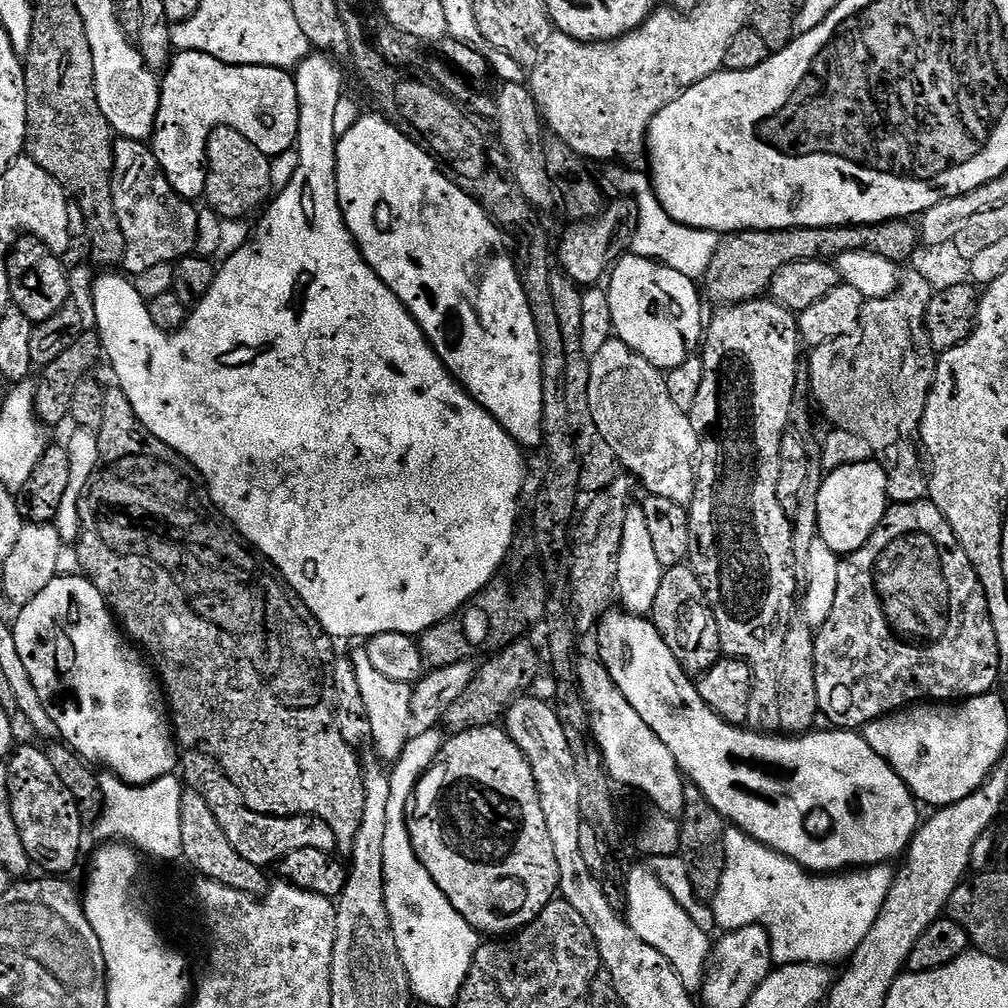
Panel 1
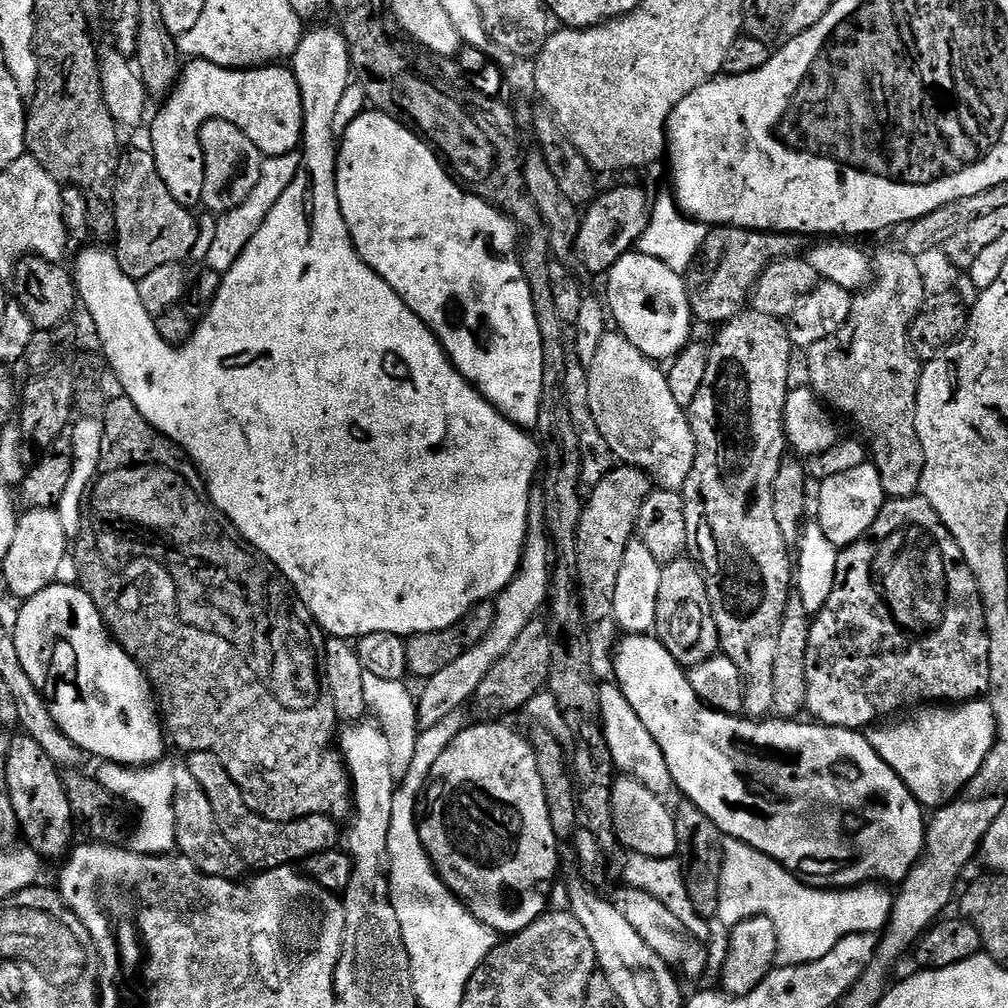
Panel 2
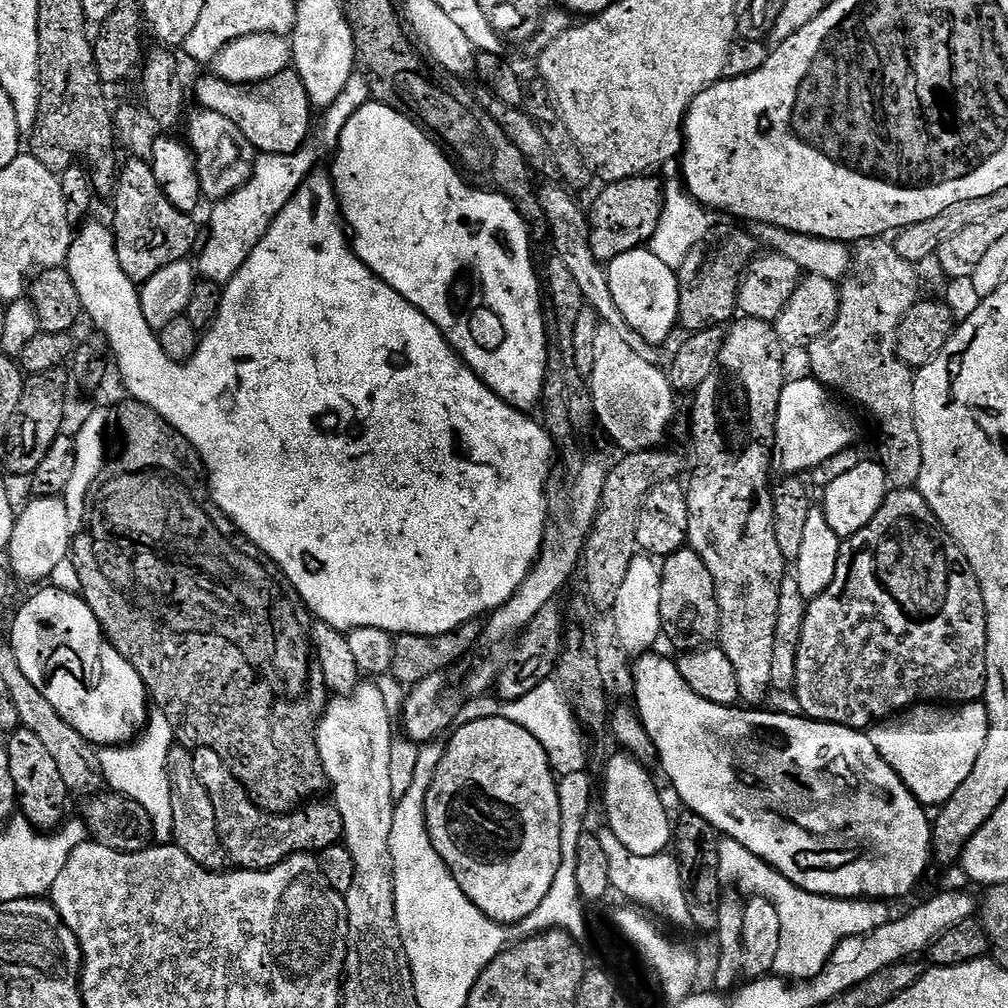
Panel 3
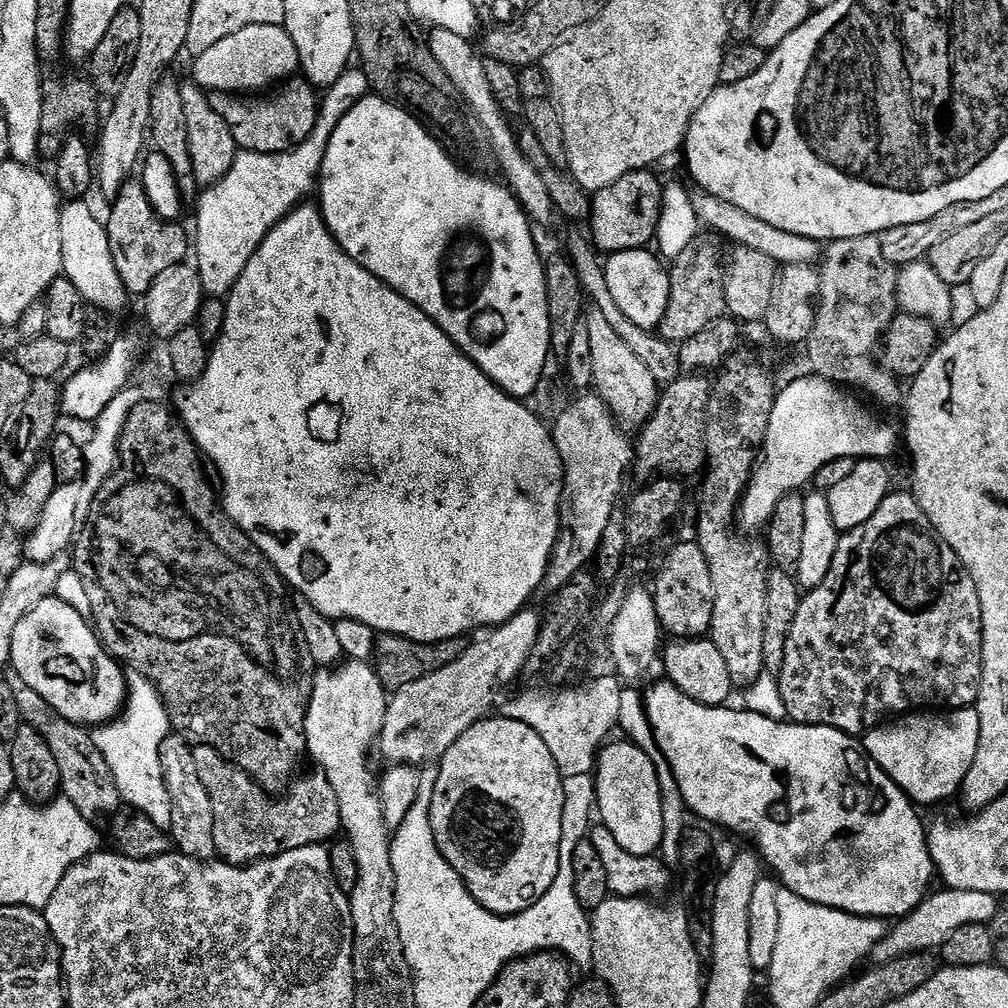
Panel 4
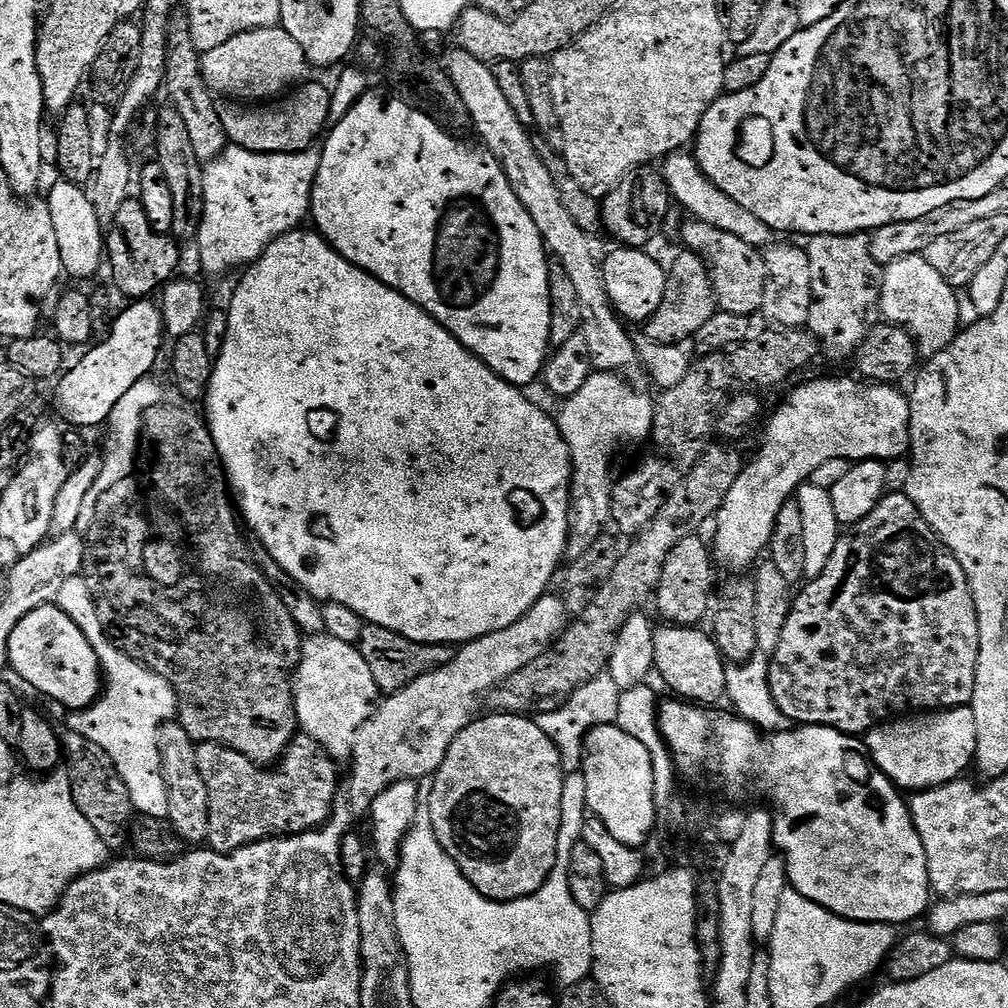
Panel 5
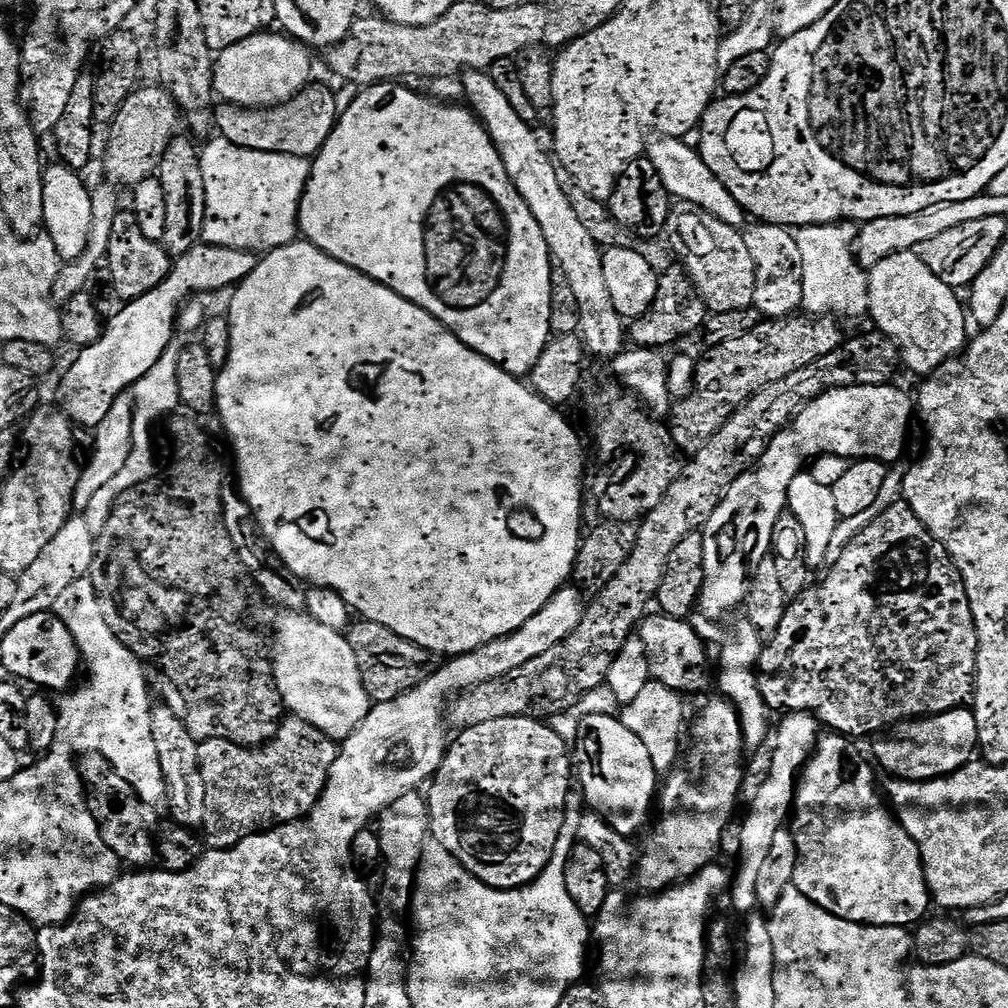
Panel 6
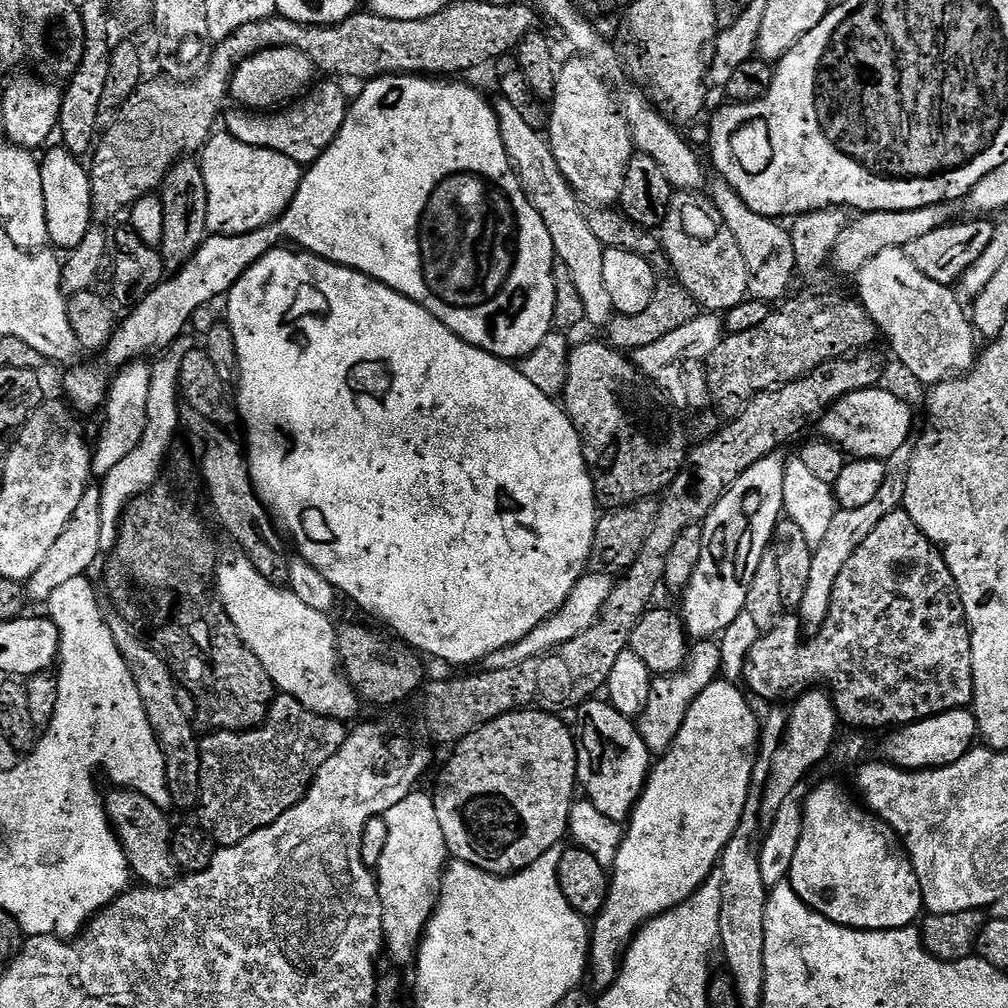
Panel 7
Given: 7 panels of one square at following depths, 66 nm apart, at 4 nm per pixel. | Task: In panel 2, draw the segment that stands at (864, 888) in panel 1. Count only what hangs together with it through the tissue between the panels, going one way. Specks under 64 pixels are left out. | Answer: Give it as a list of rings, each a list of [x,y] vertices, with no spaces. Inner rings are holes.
[[[740,844],[740,900],[745,913],[765,916],[774,922],[778,934],[776,964],[788,968],[792,964],[809,964],[822,955],[823,946],[837,944],[846,935],[848,926],[883,925],[886,920],[887,887],[876,882],[865,882],[854,888],[825,890],[803,884],[776,860],[756,852],[748,844]]]

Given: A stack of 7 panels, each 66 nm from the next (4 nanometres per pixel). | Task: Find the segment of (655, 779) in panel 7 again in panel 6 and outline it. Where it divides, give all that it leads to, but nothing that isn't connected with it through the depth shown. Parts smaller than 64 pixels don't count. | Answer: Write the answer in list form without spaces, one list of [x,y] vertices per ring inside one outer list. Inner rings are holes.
[[[725,698],[712,700],[700,712],[700,717],[692,724],[692,741],[687,741],[688,761],[684,768],[677,767],[663,781],[658,792],[658,810],[660,821],[652,832],[652,837],[644,844],[644,856],[639,857],[635,866],[634,880],[640,883],[640,892],[655,894],[663,892],[683,881],[690,879],[703,870],[707,864],[717,859],[716,851],[720,848],[720,839],[732,820],[732,811],[736,808],[736,799],[740,796],[740,787],[744,784],[744,768],[740,765],[740,752],[745,751],[743,730],[740,727],[739,714],[735,706]]]

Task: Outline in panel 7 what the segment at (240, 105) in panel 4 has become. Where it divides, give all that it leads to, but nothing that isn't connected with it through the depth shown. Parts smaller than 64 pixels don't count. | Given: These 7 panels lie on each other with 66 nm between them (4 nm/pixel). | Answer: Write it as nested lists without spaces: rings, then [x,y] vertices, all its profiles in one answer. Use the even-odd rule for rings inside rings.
[[[324,78],[321,84],[313,83],[295,102],[267,114],[256,110],[229,111],[223,117],[223,127],[238,138],[238,142],[246,142],[246,146],[274,150],[302,166],[310,166],[332,145],[350,107],[349,97],[344,97],[343,90],[336,84],[339,83],[335,79]]]

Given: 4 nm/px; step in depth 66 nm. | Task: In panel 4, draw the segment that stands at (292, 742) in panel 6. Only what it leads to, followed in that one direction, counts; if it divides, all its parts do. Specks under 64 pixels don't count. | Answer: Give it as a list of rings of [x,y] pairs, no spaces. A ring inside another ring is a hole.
[[[201,744],[193,747],[192,753],[198,778],[202,778],[202,786],[206,786],[206,794],[210,794],[210,802],[214,805],[216,856],[225,864],[243,866],[286,850],[324,844],[341,831],[338,794],[334,794],[334,786],[324,772],[313,770],[301,780],[293,779],[290,784],[292,796],[275,796],[265,792],[253,776],[246,774],[218,749]]]

